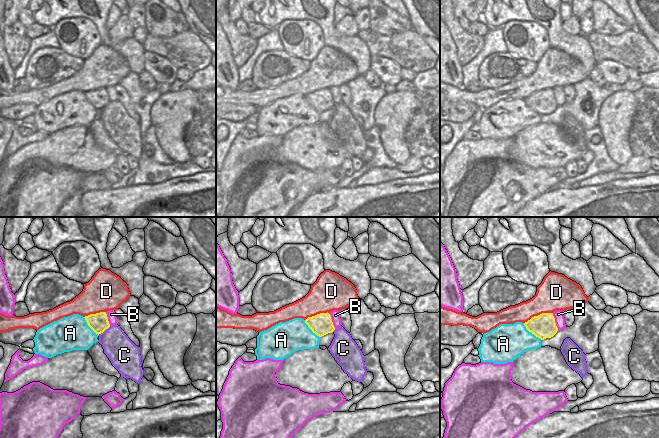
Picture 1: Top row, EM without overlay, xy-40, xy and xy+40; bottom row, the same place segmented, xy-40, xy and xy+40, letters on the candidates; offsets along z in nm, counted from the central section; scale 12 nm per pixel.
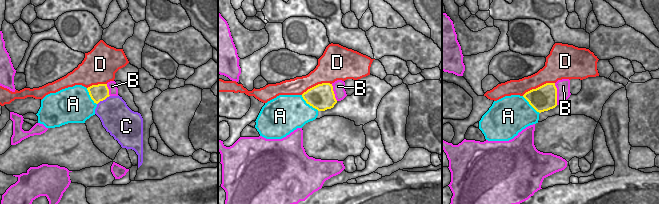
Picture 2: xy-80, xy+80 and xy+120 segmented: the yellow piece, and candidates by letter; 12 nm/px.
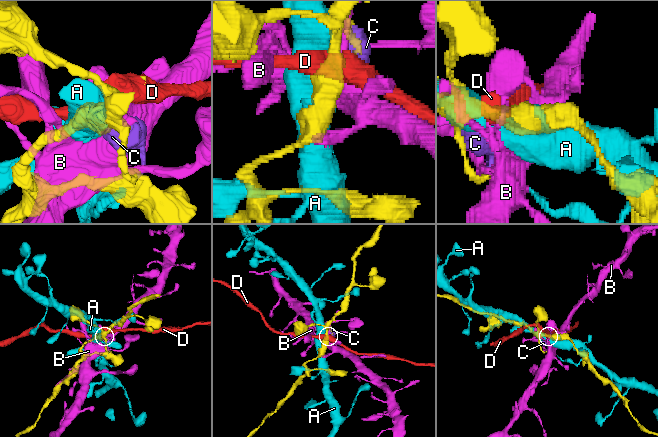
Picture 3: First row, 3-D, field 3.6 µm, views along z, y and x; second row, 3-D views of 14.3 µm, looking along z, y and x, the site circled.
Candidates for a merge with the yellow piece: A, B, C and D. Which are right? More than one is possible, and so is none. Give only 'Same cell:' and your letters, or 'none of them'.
Same cell: C

